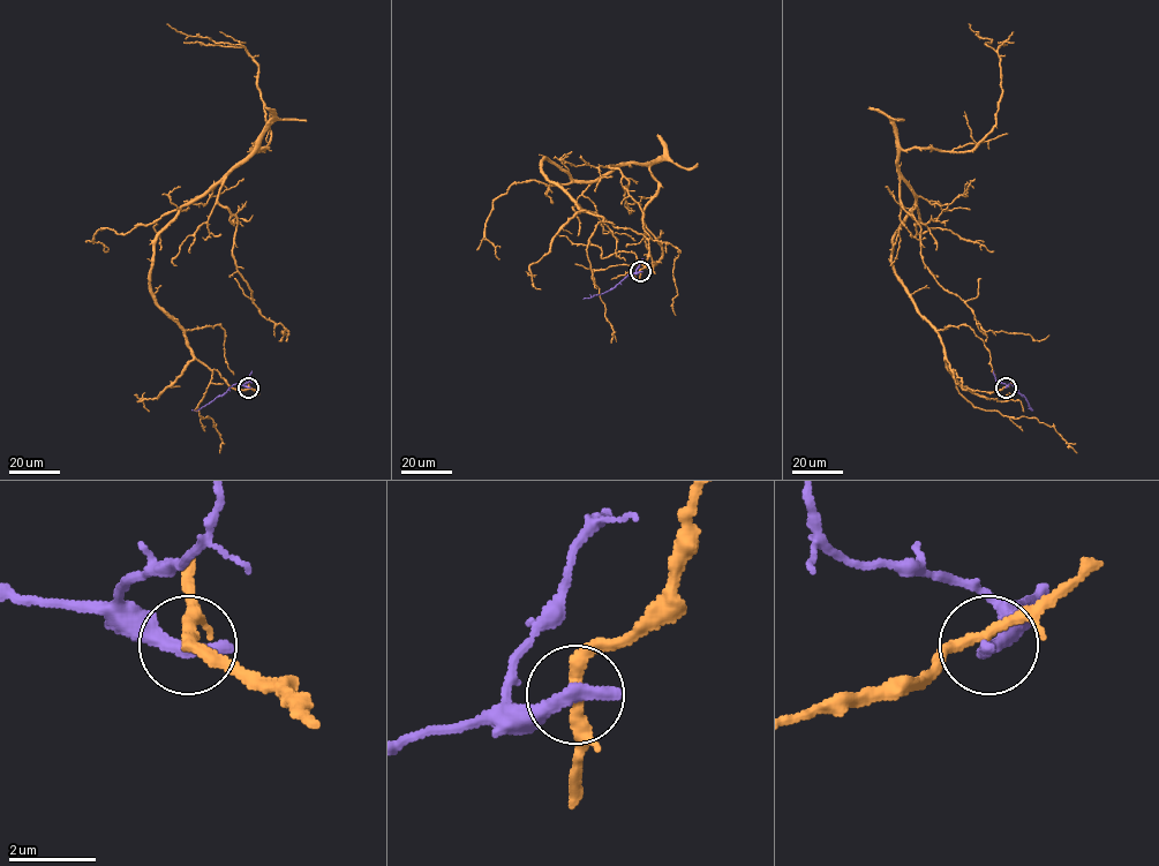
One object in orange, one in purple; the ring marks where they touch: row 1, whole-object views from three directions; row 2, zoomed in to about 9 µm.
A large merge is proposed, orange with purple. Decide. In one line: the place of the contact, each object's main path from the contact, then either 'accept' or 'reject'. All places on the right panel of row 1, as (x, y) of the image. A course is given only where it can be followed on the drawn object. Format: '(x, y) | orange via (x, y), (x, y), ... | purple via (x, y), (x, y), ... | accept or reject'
(1006, 388) | orange via (1006, 386), (962, 389), (892, 261), (915, 204), (900, 151), (970, 151), (995, 125), (1000, 55), (969, 24) | purple via (1006, 386), (1011, 384), (1032, 409) | reject

